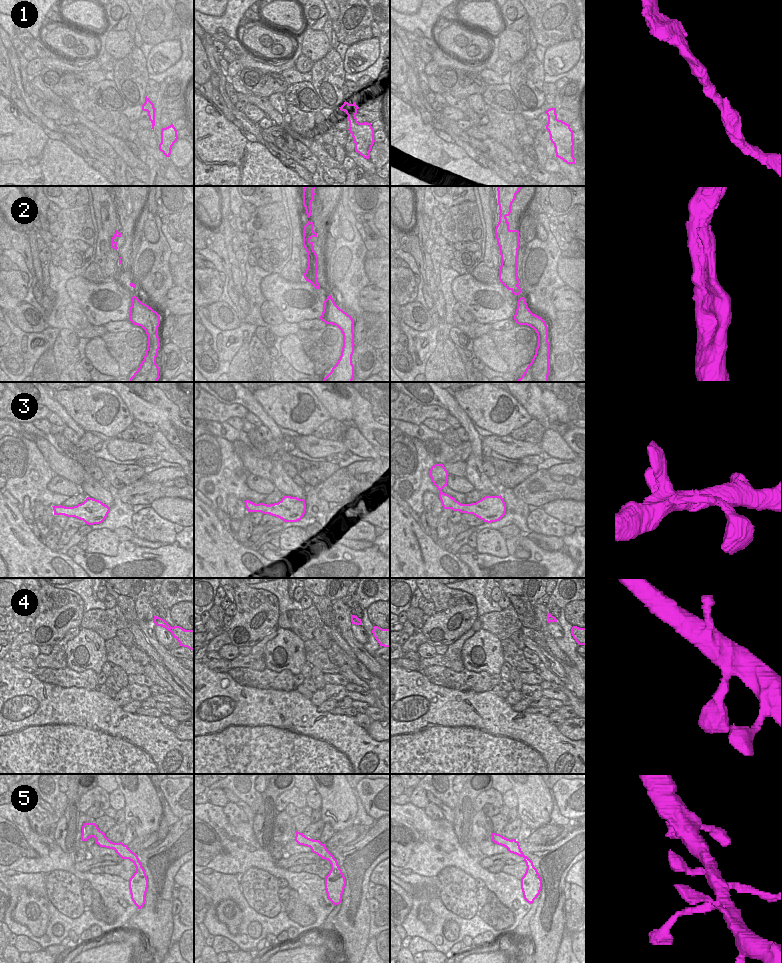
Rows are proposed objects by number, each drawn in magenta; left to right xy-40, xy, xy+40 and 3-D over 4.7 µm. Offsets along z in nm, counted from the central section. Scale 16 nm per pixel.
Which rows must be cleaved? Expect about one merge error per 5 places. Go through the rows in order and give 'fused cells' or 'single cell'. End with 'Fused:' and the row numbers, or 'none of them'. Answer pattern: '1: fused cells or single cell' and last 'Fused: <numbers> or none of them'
1: single cell
2: fused cells
3: single cell
4: single cell
5: single cell
Fused: 2

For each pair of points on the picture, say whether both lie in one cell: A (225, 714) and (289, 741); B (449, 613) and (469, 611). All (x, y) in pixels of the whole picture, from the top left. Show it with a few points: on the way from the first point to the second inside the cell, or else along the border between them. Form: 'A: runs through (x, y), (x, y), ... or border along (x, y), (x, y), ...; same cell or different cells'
A: runs through (241, 724), (246, 724), (263, 741), (273, 741); same cell
B: runs through (454, 613), (456, 611), (464, 611); same cell

